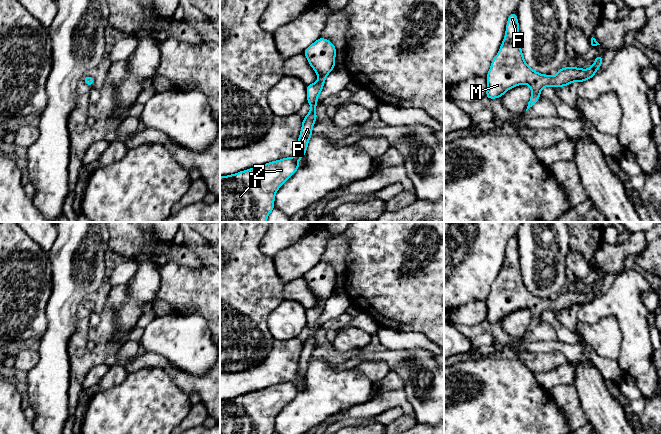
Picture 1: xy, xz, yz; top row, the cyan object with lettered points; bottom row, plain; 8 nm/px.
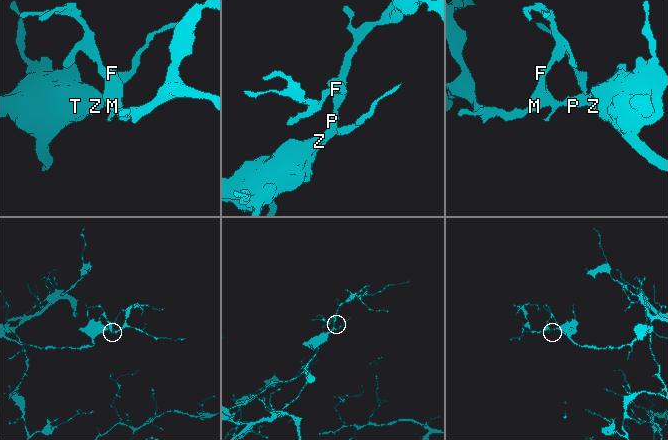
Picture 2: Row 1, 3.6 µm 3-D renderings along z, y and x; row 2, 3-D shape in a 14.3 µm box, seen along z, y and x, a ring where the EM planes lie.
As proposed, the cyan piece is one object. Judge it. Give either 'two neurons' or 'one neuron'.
one neuron

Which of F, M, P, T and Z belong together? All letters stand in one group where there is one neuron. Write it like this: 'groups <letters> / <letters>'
groups F M P T Z

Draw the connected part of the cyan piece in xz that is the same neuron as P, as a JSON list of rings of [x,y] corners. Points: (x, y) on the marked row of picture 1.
[[[320,37],[305,49],[303,54],[317,73],[318,81],[306,85],[307,102],[312,108],[307,116],[303,118],[302,129],[298,138],[298,153],[295,157],[272,161],[259,167],[220,177],[220,222],[266,222],[268,215],[275,208],[274,198],[277,190],[300,167],[298,160],[305,157],[308,142],[313,132],[312,128],[317,119],[317,98],[322,91],[326,76],[335,67],[336,48],[332,42]]]

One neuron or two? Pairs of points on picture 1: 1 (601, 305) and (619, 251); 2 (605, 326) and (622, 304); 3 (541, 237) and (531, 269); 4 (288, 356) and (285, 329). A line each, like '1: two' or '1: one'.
1: two
2: two
3: one
4: two

